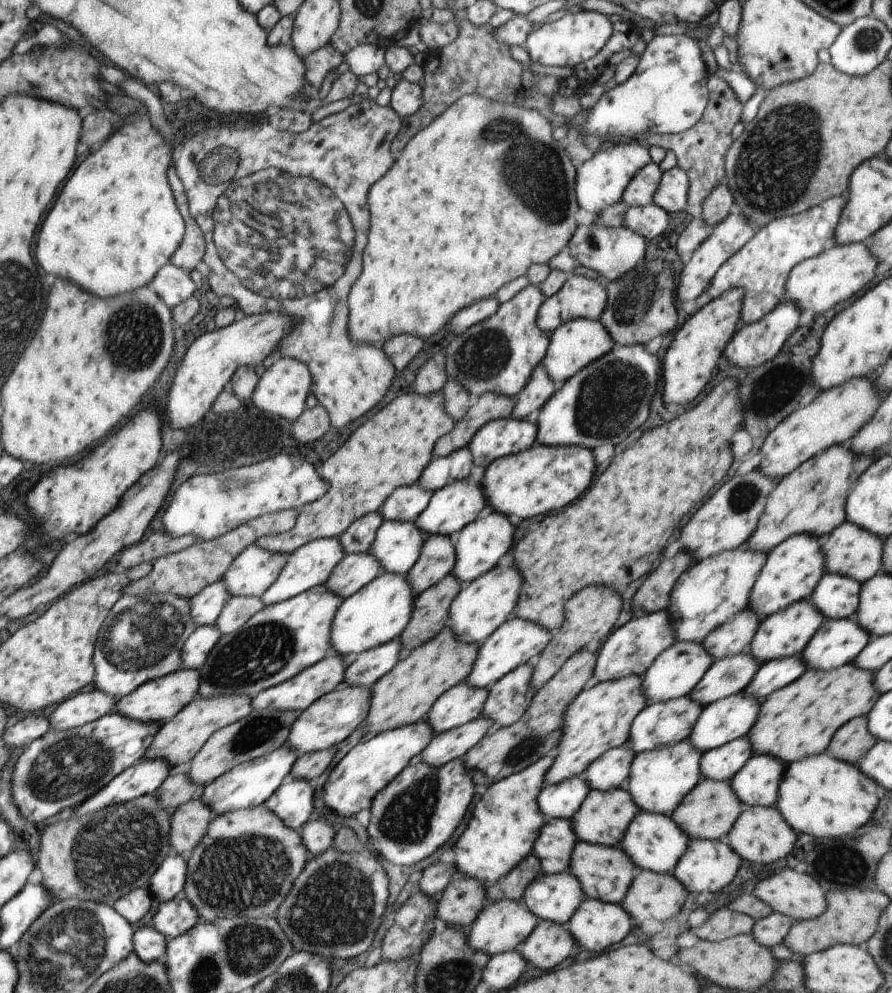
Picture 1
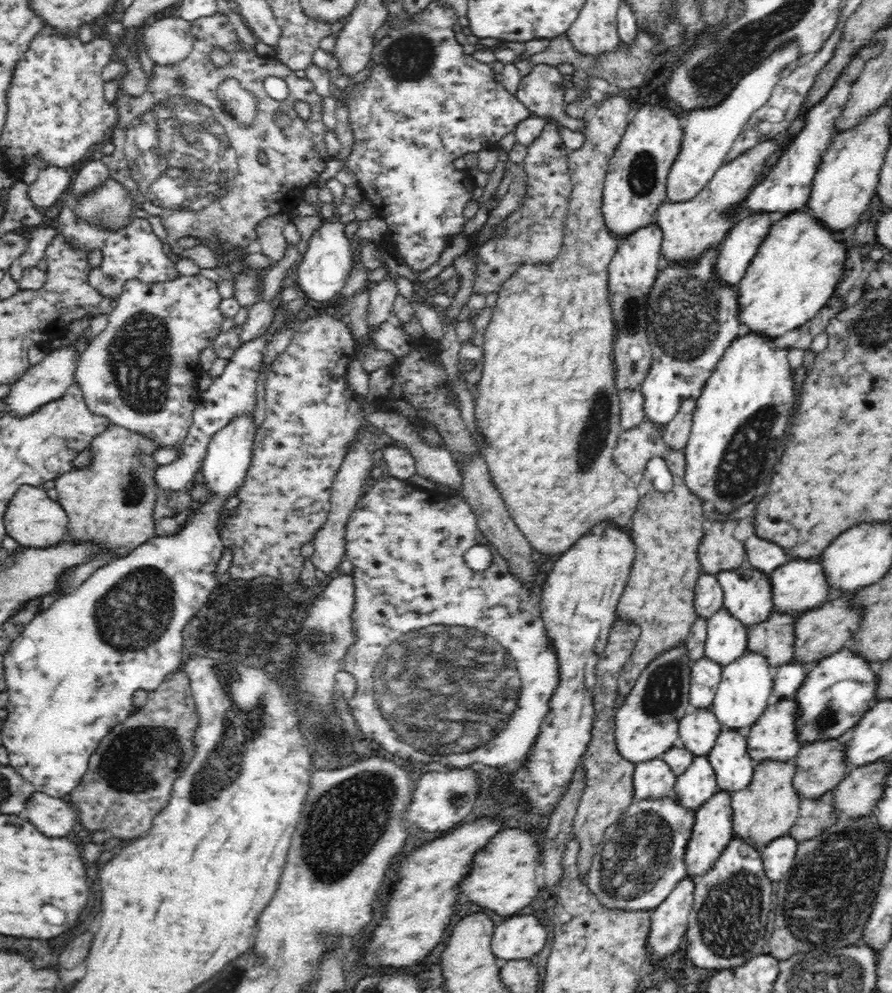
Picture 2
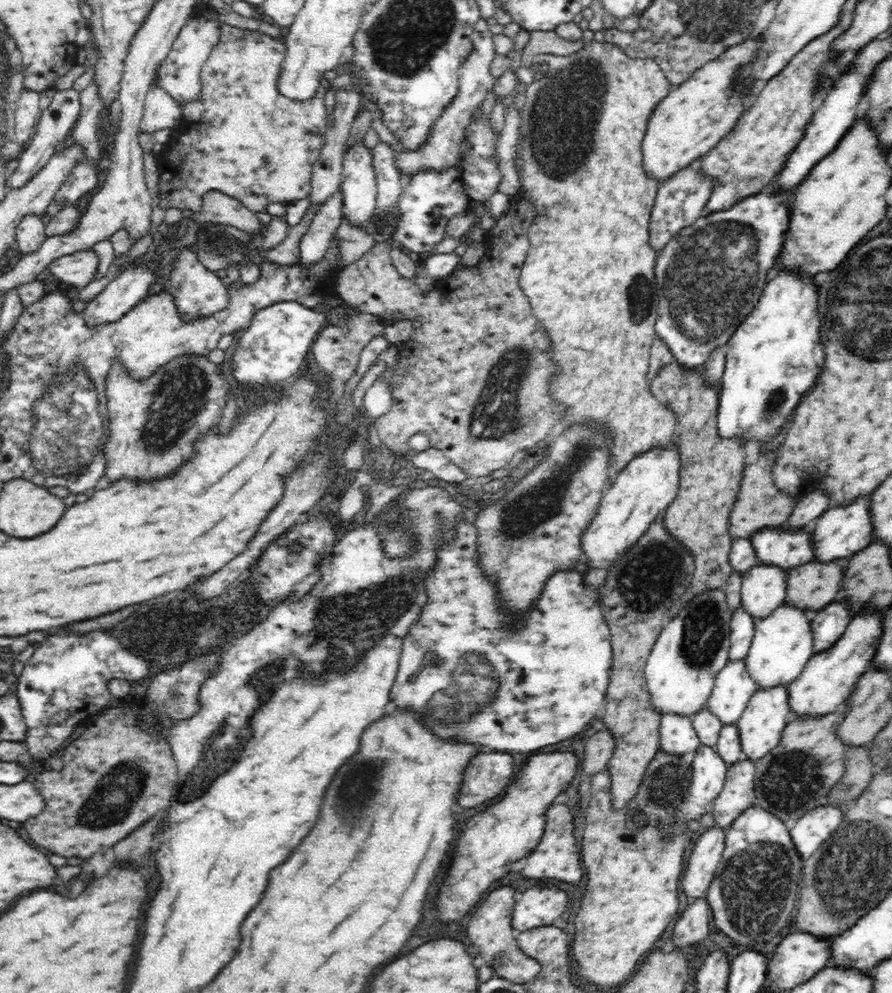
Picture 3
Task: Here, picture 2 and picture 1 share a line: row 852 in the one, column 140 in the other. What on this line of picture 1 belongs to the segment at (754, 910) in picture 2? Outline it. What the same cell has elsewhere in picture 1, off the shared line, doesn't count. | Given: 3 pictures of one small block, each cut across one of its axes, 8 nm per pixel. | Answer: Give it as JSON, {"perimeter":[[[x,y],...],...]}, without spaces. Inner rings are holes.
{"perimeter":[[[113,712],[76,730],[49,729],[47,734],[25,748],[14,766],[10,790],[21,816],[38,826],[66,808],[82,805],[86,798],[93,797],[98,790],[105,789],[118,774],[144,760],[162,724],[164,722],[138,722]]]}

